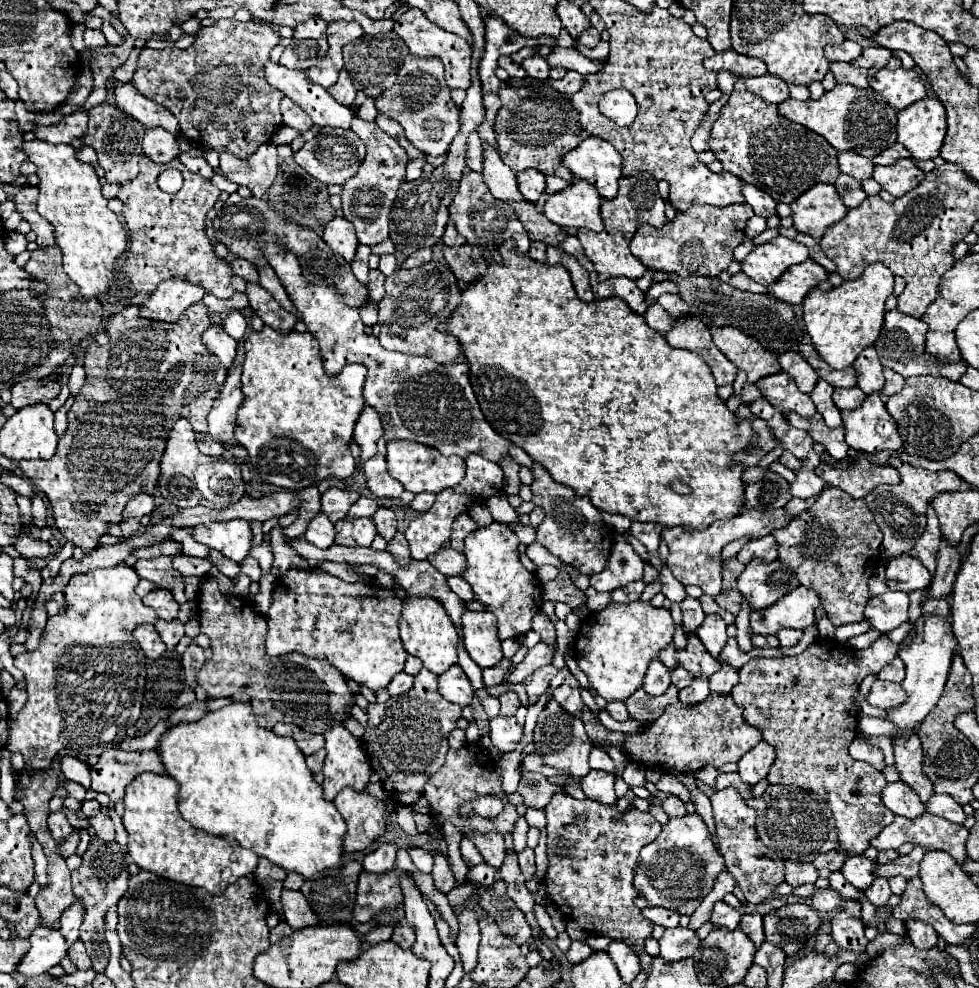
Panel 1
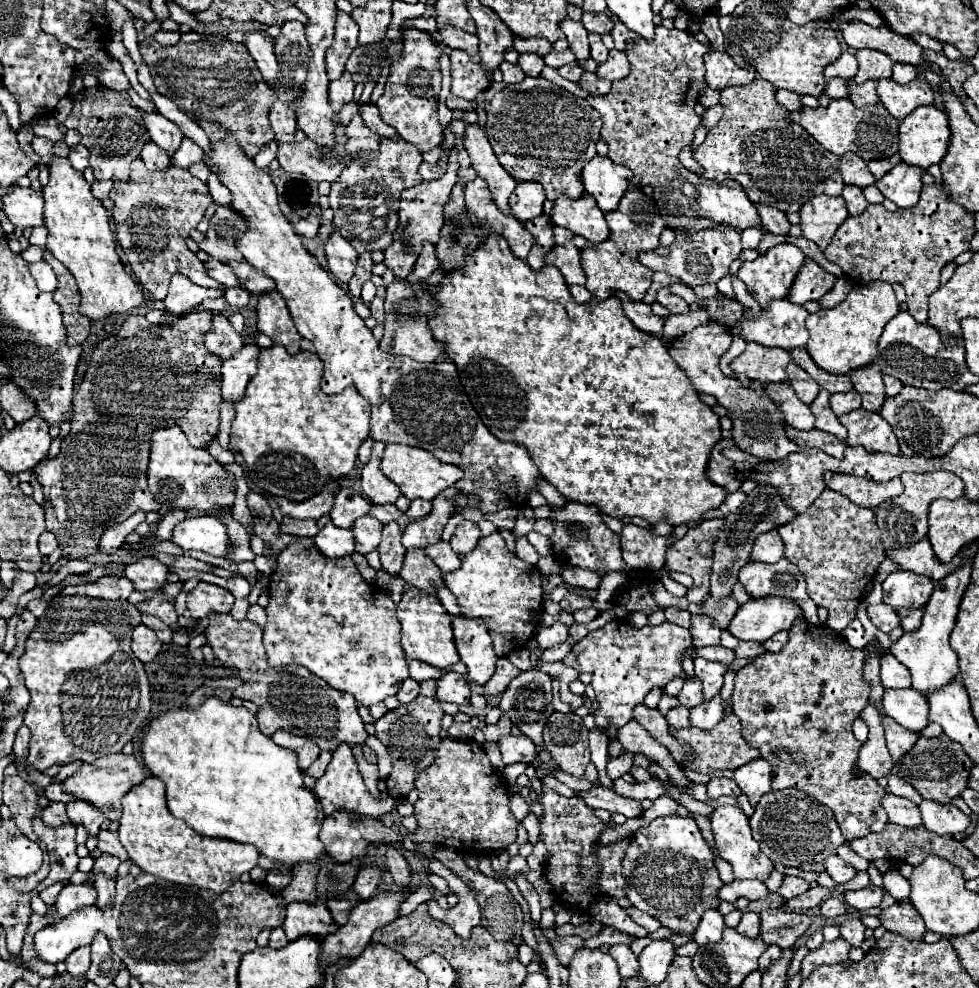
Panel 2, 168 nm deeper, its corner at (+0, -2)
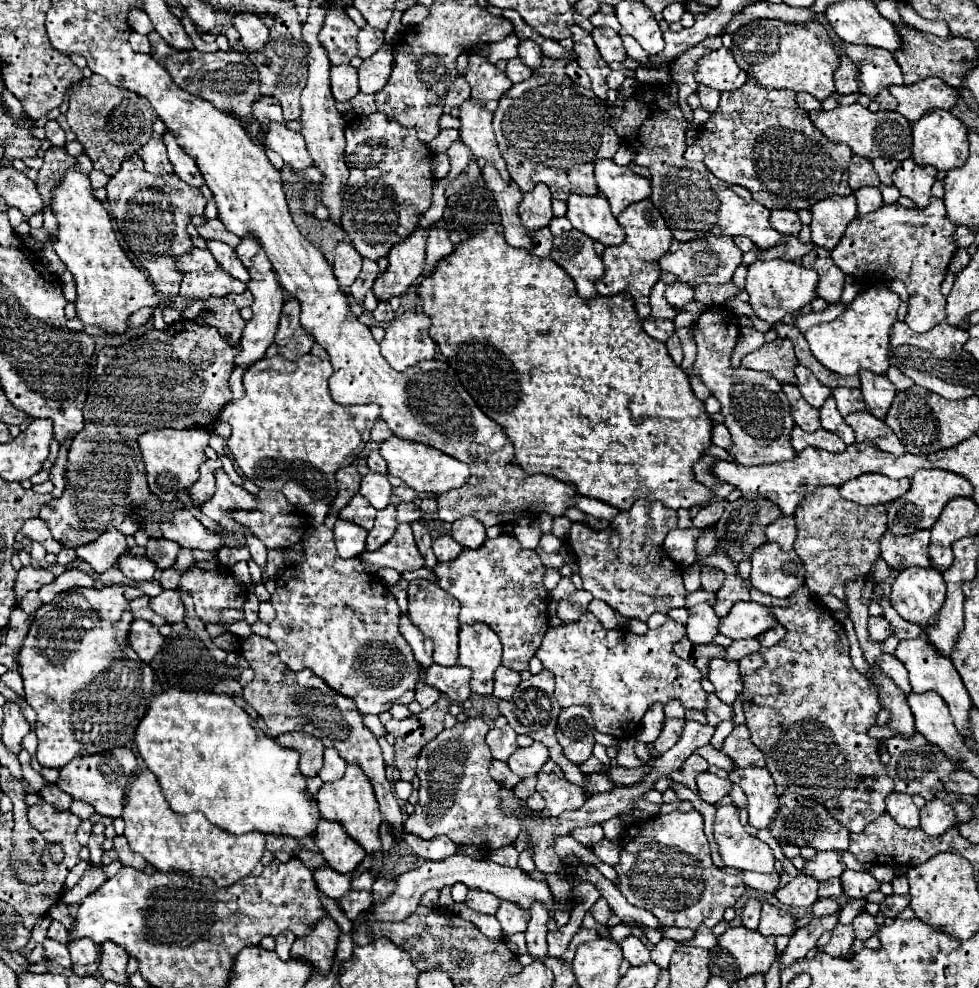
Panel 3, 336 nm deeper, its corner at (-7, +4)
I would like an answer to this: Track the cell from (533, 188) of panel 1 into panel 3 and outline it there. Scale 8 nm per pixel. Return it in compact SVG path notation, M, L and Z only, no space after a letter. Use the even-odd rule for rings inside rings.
M537 184L531 192L523 192L521 204L519 204L519 216L521 224L531 232L547 226L553 218L551 212L551 192L547 184Z

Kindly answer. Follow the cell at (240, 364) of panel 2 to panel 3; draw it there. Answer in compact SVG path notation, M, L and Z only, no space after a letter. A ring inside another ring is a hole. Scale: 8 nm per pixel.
M241 240L241 244L237 246L235 252L243 260L247 270L251 272L251 284L247 284L247 290L255 296L255 302L251 304L253 318L243 328L243 338L239 342L239 354L235 356L235 366L245 368L245 366L251 366L257 360L261 360L265 356L267 348L273 344L273 336L277 332L279 314L281 314L281 306L283 306L283 290L277 282L277 276L271 268L267 256L263 256L263 250L259 248L259 244L255 244L255 240Z

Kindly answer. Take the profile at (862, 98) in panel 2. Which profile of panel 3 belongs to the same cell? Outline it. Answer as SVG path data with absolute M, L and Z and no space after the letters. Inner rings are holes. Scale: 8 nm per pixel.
M883 88L869 104L869 110L871 112L877 112L877 110L895 110L897 104L895 104L895 98L891 96L891 92L887 88Z

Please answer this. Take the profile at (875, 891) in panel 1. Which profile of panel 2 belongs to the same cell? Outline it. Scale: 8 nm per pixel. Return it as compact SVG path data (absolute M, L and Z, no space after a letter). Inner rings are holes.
M866 886L864 890L856 890L856 892L846 892L844 900L848 906L856 908L856 910L866 910L866 908L874 908L880 906L880 900L884 896L882 888L876 886Z

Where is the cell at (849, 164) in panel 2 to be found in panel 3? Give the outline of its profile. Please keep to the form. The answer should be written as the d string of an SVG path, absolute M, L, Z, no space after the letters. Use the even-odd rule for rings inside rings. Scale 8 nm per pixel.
M853 154L851 164L849 164L849 186L851 190L857 190L861 186L879 186L879 176L873 172L873 166L869 160L865 160L863 156Z

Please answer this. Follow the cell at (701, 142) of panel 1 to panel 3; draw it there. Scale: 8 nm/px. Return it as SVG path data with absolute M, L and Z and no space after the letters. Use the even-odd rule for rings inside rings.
M699 86L697 94L699 94L699 100L701 100L701 108L707 110L707 112L715 112L715 108L719 106L719 100L721 100L721 92L713 90L709 86Z

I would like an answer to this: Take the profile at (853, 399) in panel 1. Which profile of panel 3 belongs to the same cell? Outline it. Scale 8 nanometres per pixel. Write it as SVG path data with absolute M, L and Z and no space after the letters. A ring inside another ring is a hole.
M833 388L833 398L837 400L837 410L841 416L865 410L865 400L859 388Z

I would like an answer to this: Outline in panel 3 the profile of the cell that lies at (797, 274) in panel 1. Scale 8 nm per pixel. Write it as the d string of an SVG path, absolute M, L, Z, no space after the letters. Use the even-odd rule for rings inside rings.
M833 264L831 270L819 274L817 296L825 298L827 302L839 302L841 292L843 292L843 278L845 278L845 274Z

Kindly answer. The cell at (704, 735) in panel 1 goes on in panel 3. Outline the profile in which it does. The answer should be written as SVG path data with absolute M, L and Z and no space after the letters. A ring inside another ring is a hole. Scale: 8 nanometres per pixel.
M745 724L733 728L733 732L725 738L721 752L725 752L737 768L765 766L765 754L749 740L749 730Z

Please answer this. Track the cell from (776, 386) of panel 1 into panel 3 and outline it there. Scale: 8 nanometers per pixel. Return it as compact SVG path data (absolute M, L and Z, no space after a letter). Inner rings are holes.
M783 384L783 392L787 394L787 400L791 404L791 414L797 426L801 426L805 432L815 432L821 428L819 422L819 410L807 404L799 392L797 386L793 384Z

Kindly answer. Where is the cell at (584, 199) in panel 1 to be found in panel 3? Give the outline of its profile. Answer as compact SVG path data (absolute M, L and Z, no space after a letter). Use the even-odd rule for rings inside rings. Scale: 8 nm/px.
M571 194L567 198L567 218L575 230L585 232L591 240L597 240L605 246L621 244L625 240L625 232L619 226L617 218L611 214L607 198L603 194Z

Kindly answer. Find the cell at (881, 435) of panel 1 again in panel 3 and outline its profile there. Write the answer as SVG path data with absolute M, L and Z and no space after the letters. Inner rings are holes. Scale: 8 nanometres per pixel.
M869 410L849 414L849 416L845 416L845 422L855 430L857 442L871 440L877 448L881 448L885 452L891 452L895 456L905 454L905 446L899 442L895 432L883 420L875 418Z

